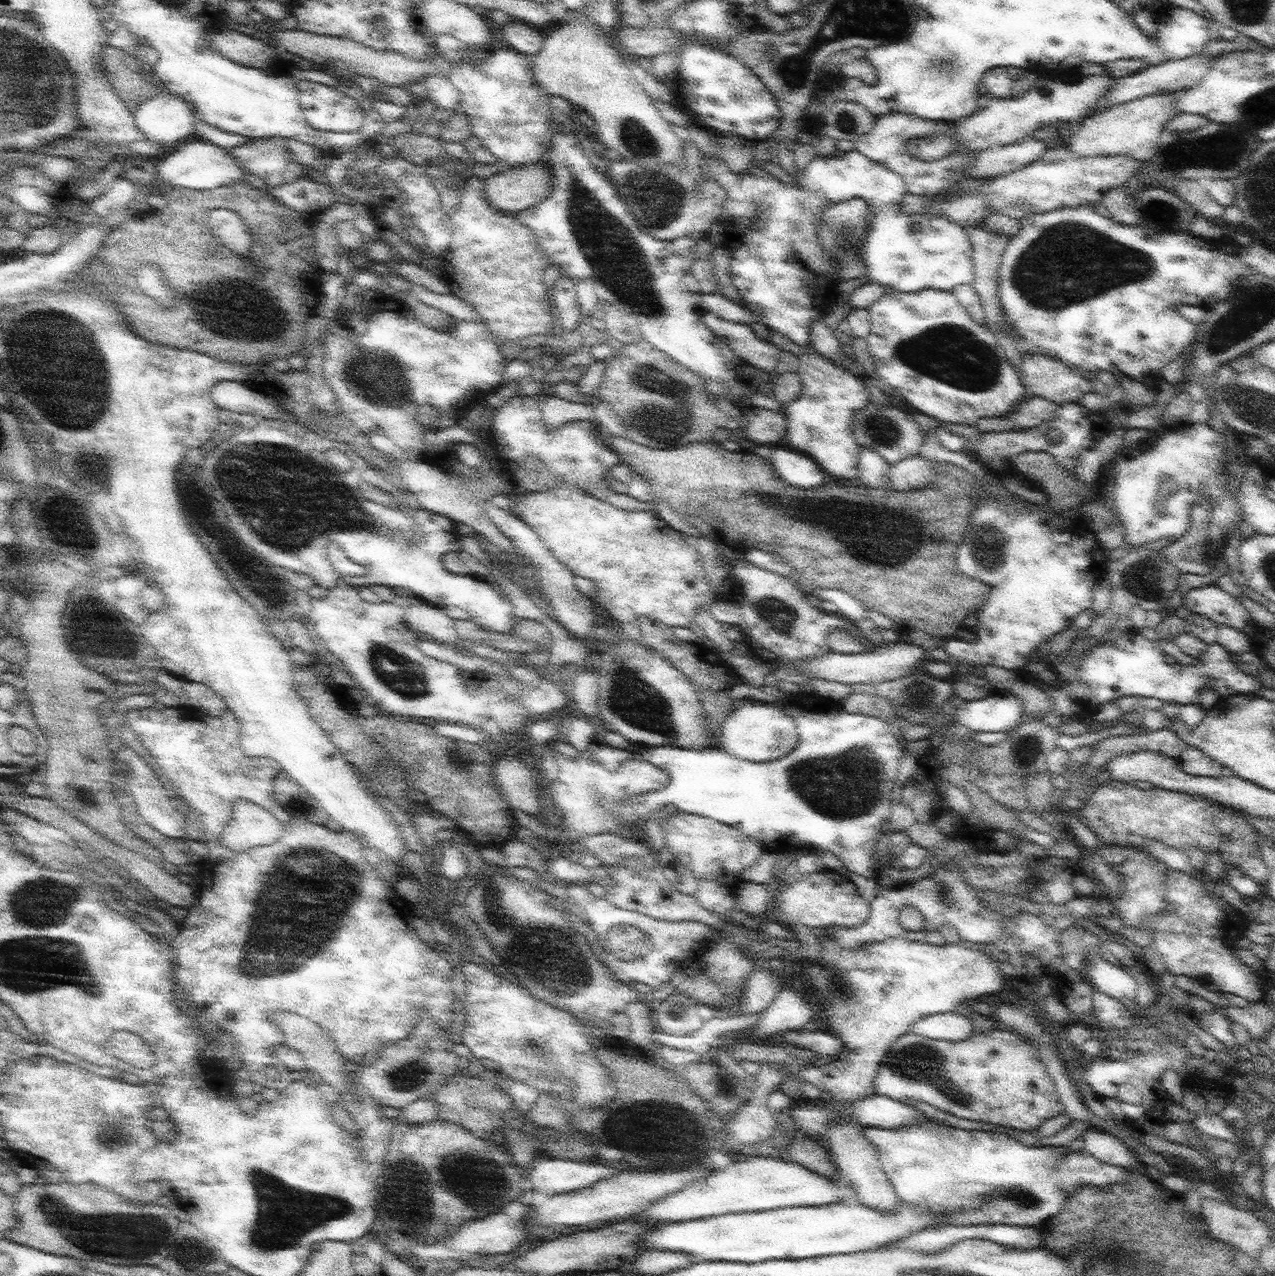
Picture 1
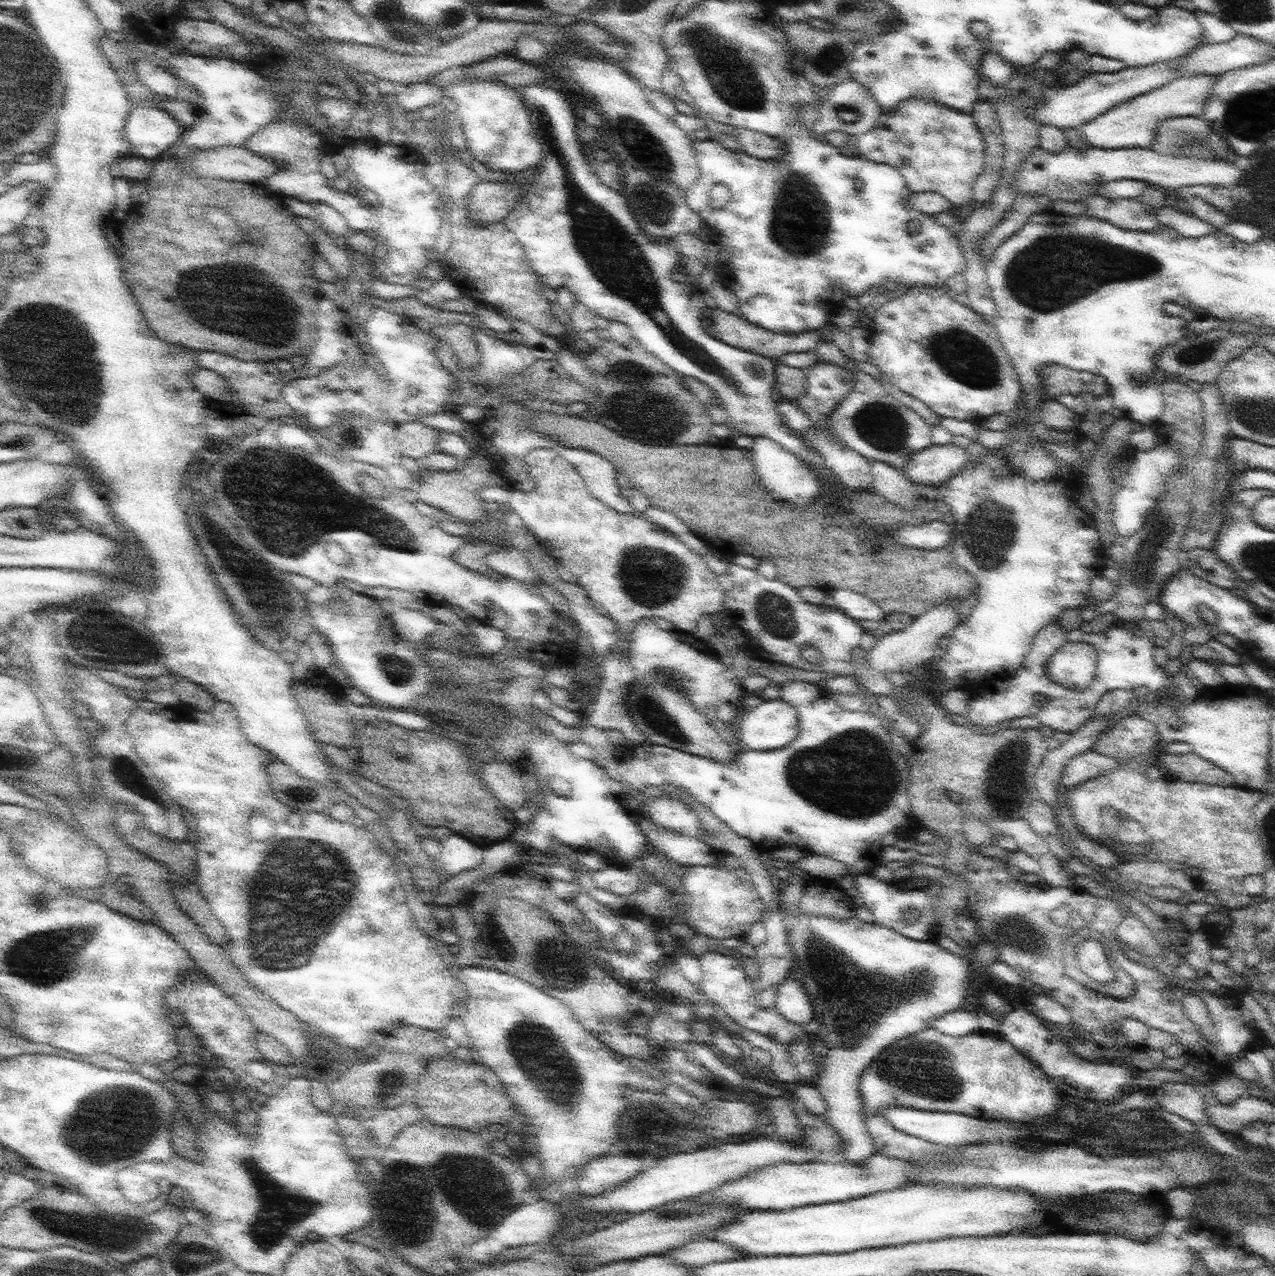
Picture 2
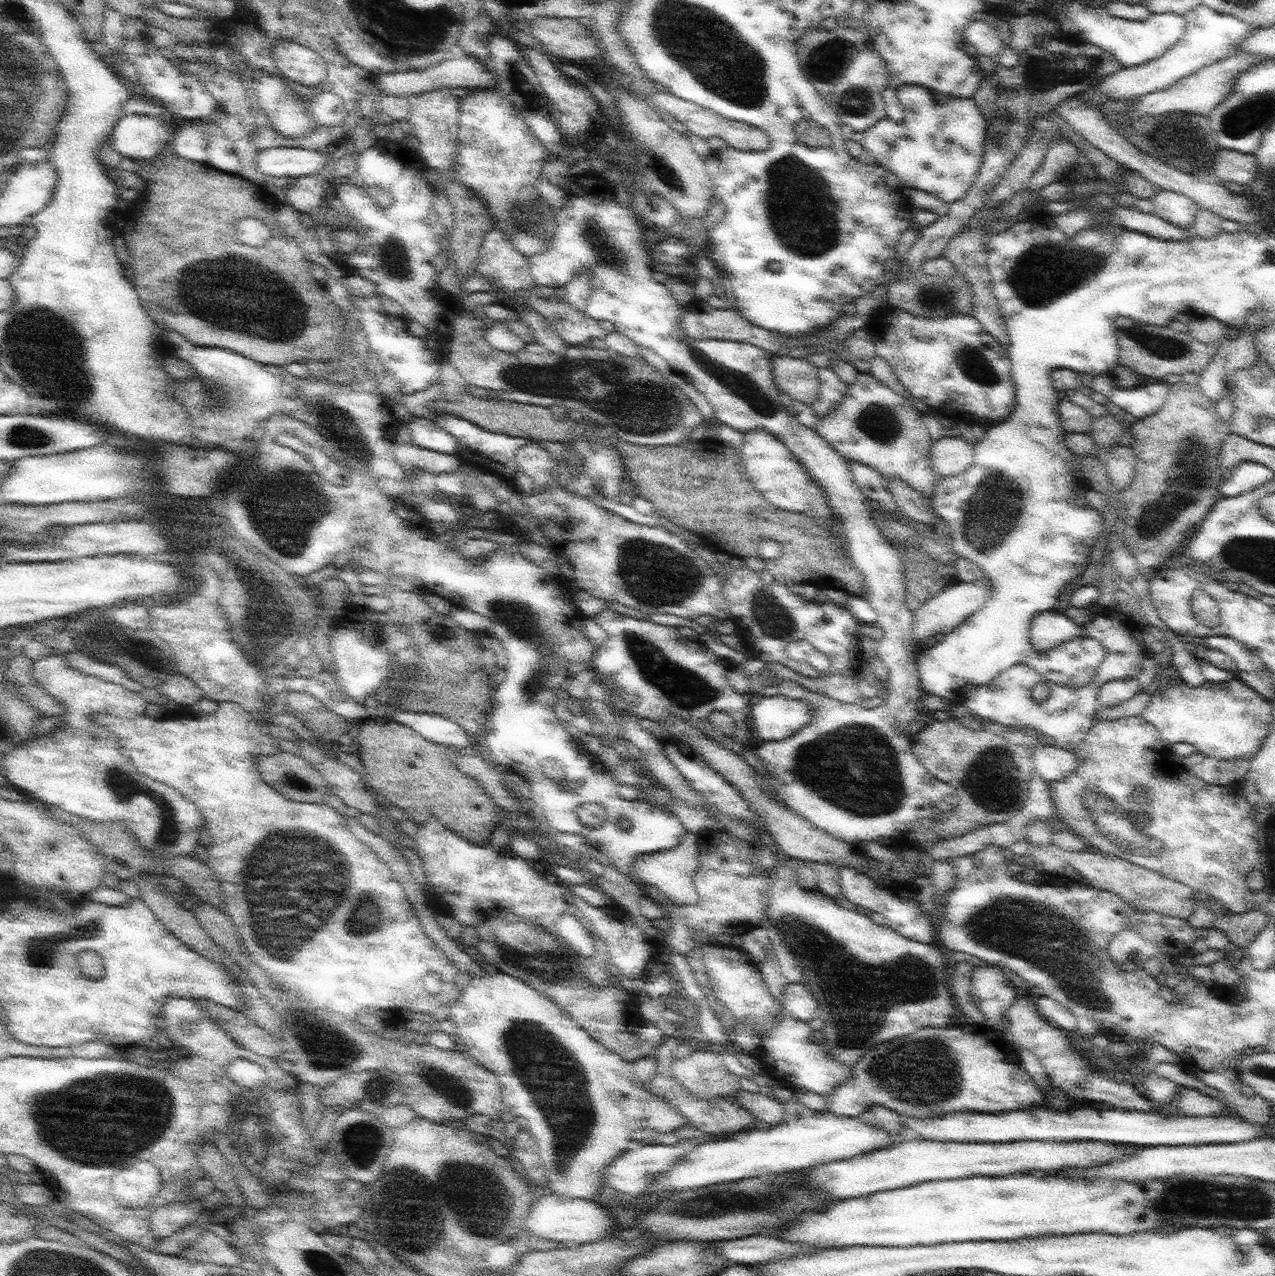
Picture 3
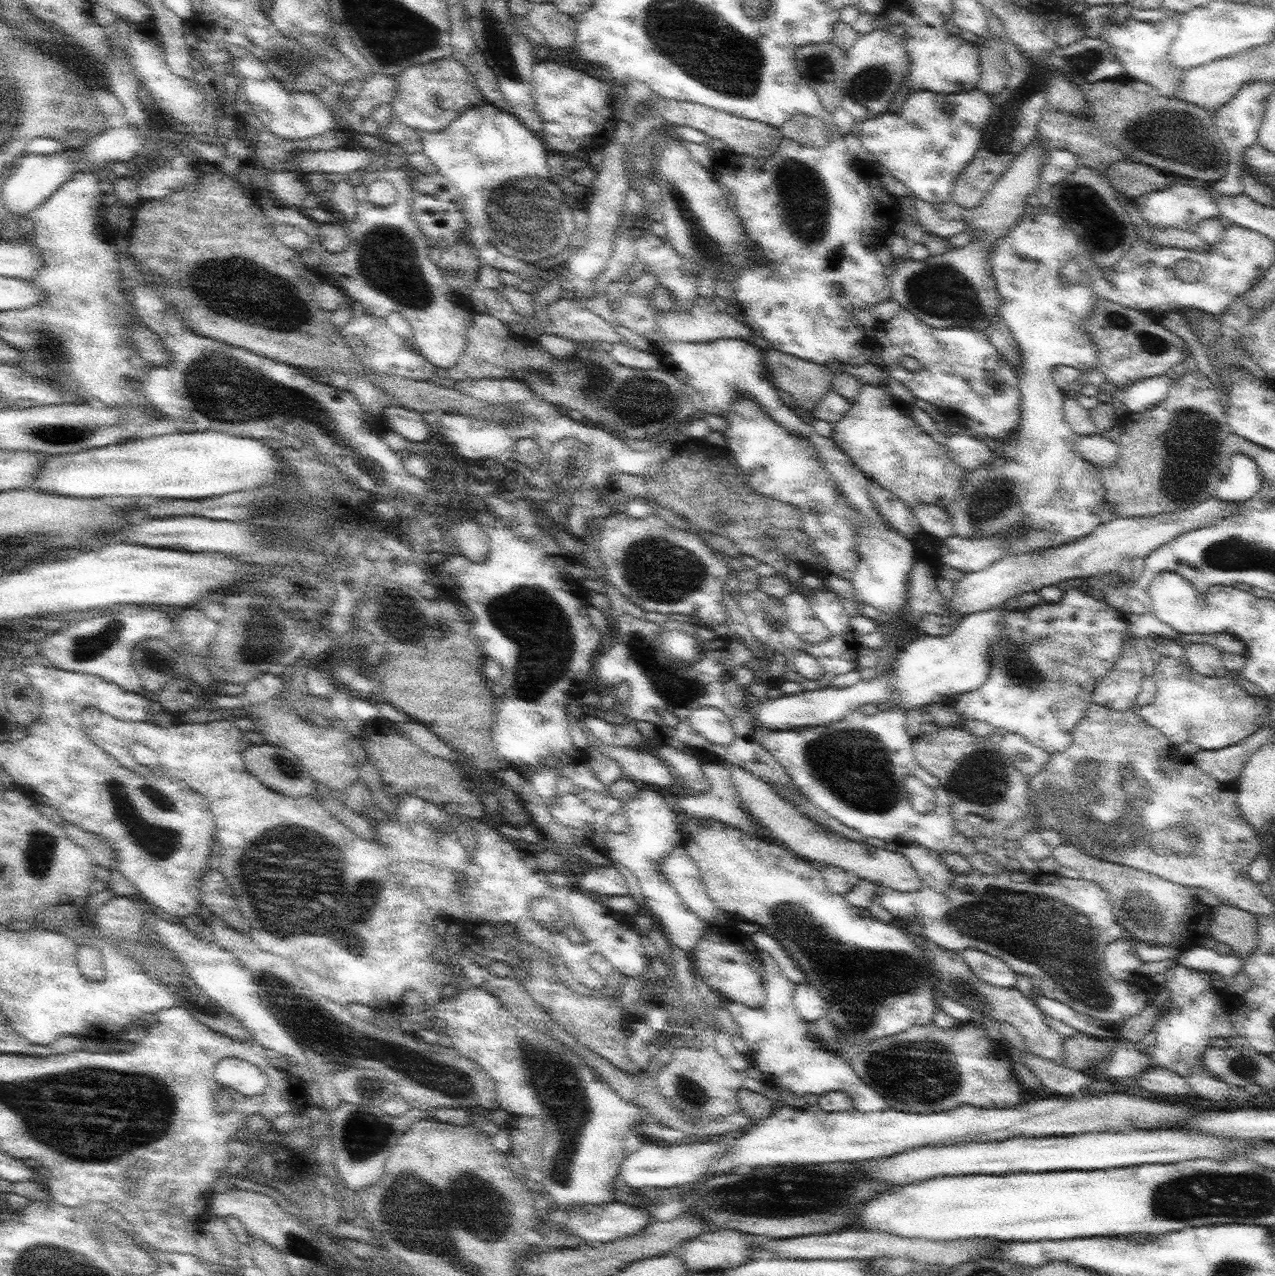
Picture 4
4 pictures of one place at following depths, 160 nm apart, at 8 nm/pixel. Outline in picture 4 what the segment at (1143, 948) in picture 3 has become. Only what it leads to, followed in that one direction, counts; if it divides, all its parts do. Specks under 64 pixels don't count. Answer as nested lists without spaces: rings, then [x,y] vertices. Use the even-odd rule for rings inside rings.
[[[1115,940],[1109,944],[1105,951],[1105,966],[1108,973],[1116,981],[1126,981],[1131,978],[1144,962],[1136,953],[1134,940]]]

